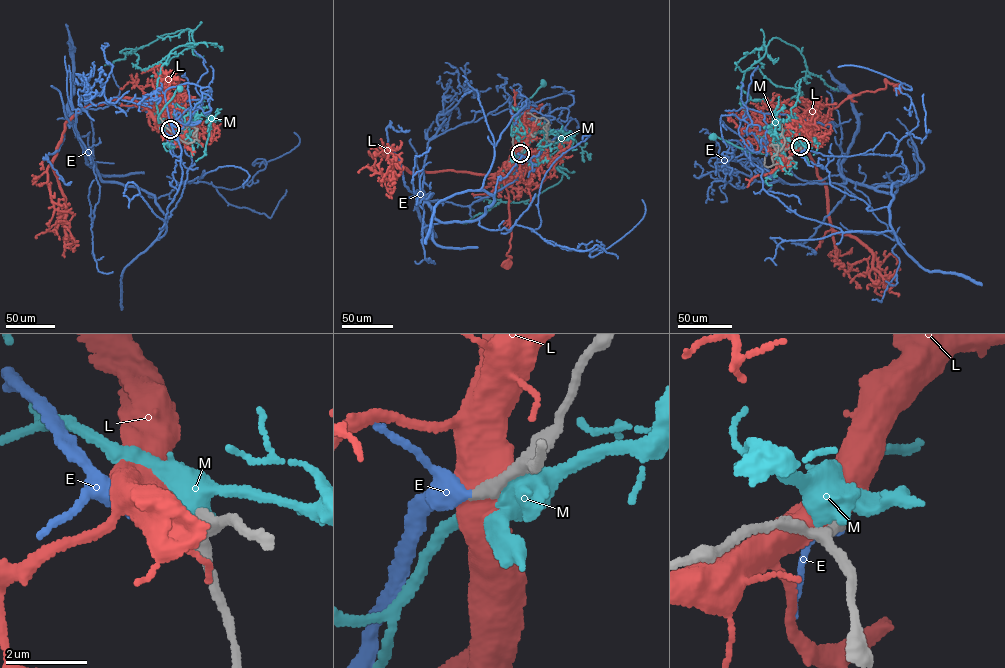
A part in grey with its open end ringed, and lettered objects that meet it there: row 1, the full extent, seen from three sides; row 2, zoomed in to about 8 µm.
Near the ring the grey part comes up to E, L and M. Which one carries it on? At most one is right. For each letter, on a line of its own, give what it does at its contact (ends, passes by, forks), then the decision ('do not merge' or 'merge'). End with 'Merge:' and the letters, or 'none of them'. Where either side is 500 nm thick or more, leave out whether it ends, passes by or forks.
E: it ends there; merge
L: do not merge
M: do not merge
Merge: E

